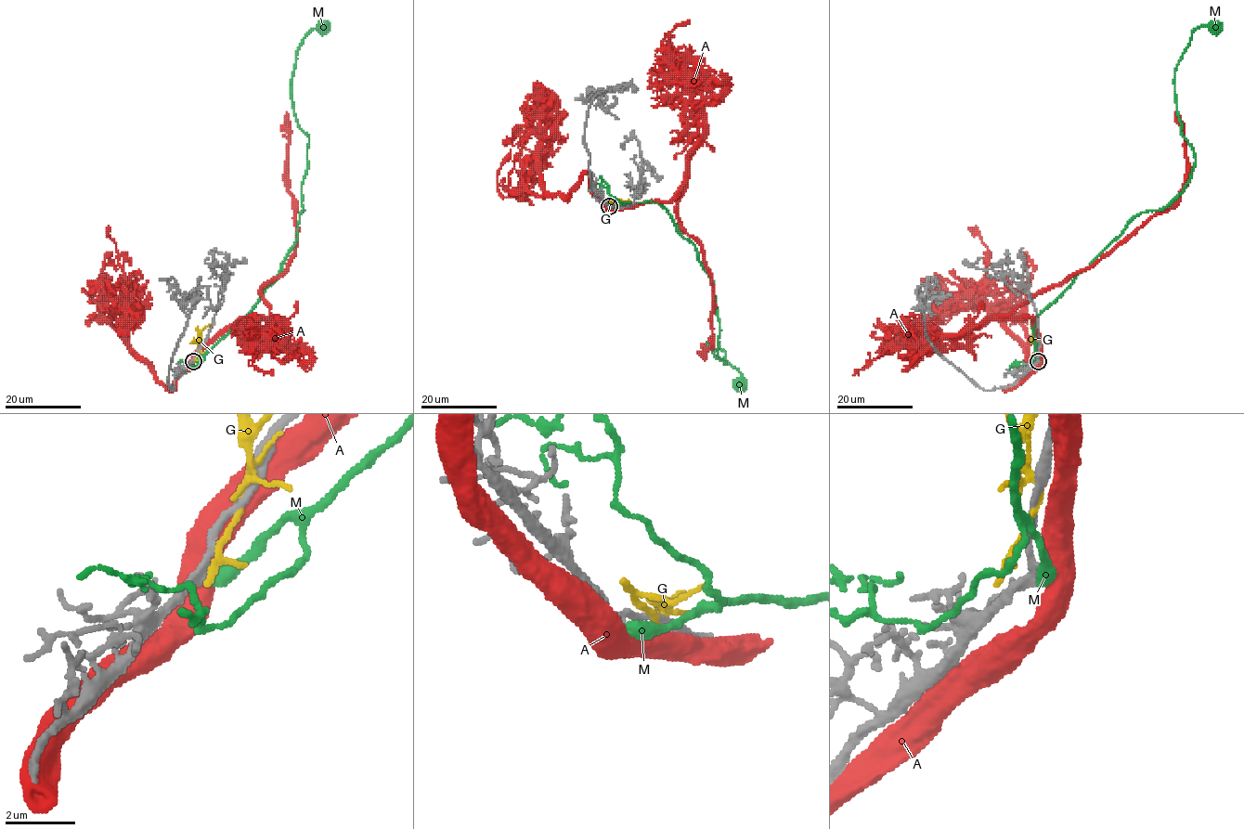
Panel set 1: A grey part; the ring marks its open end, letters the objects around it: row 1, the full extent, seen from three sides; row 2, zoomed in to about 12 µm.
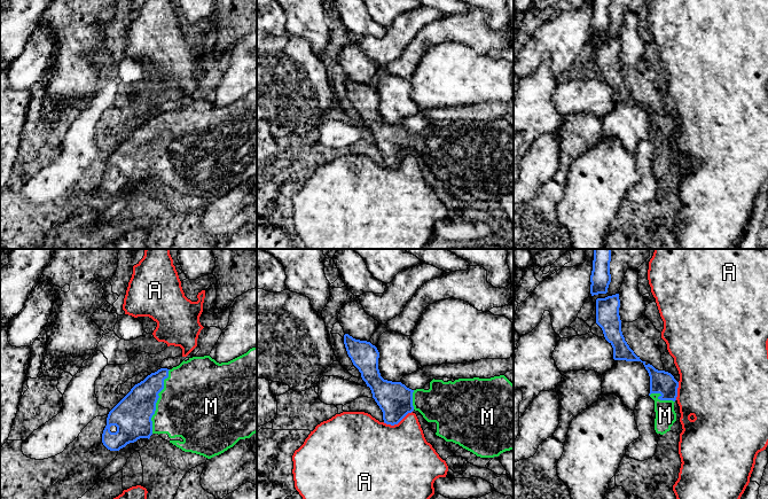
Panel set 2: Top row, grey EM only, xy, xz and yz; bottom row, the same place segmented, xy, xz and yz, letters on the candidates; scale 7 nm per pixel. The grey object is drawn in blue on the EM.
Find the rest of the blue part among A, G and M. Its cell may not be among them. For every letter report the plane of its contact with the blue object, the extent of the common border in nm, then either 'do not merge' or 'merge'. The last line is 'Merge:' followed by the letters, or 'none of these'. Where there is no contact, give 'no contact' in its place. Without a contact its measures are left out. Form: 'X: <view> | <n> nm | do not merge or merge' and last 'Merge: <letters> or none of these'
A: xz | 220 nm | do not merge
G: no contact | do not merge
M: xy | 460 nm | merge
Merge: M

